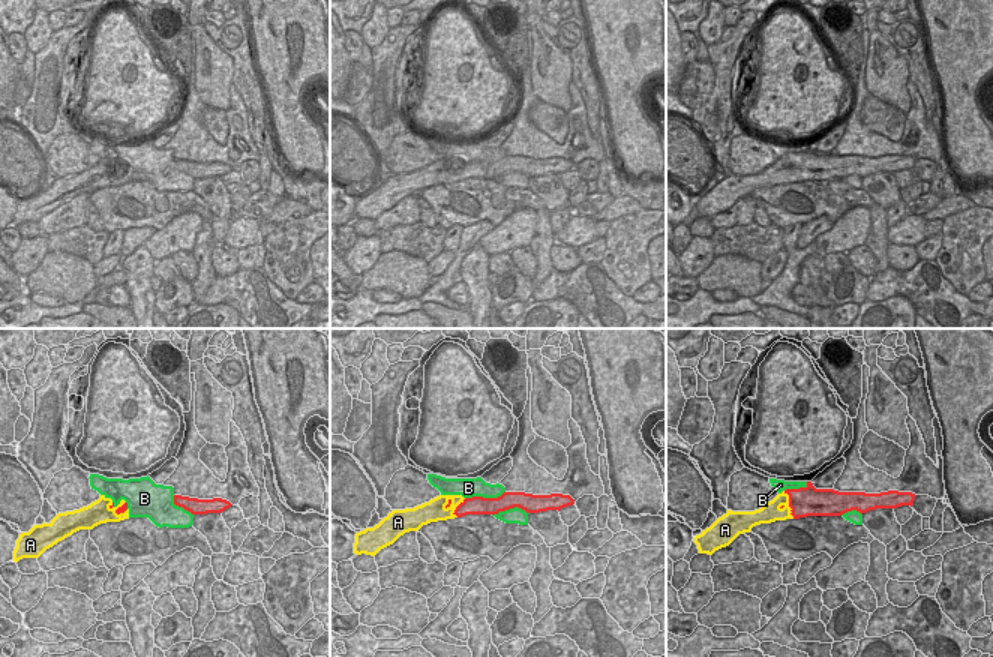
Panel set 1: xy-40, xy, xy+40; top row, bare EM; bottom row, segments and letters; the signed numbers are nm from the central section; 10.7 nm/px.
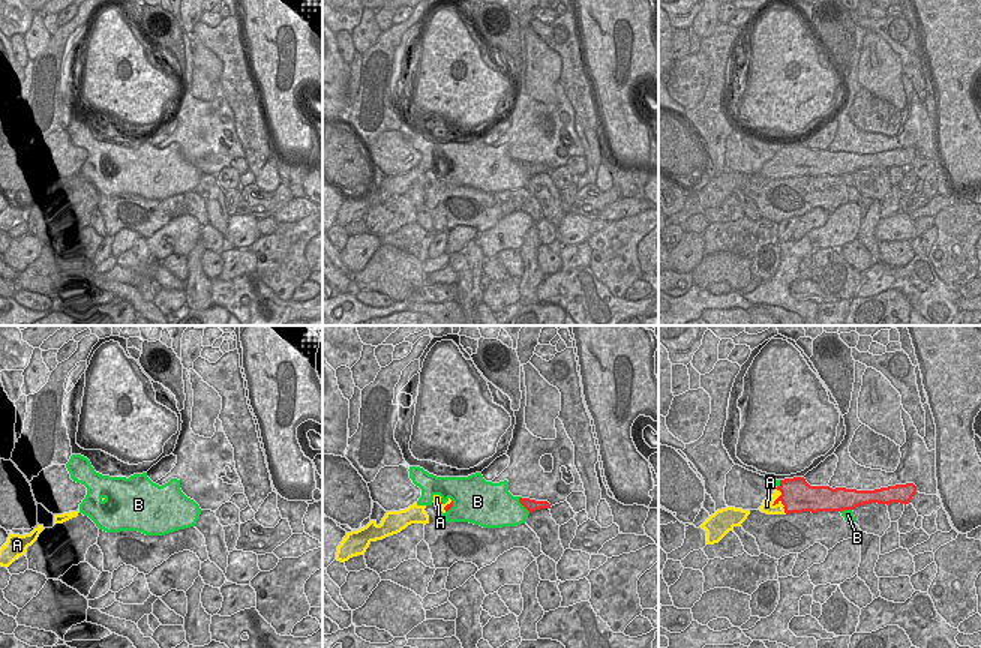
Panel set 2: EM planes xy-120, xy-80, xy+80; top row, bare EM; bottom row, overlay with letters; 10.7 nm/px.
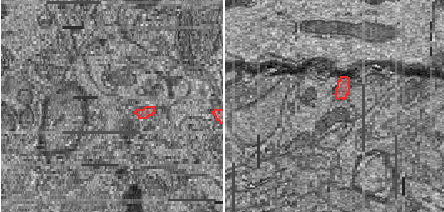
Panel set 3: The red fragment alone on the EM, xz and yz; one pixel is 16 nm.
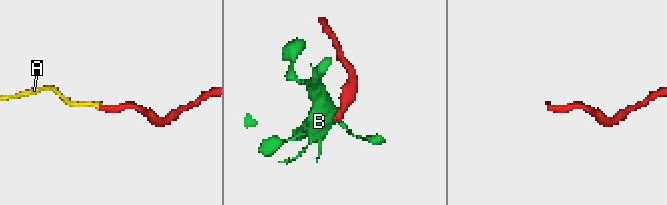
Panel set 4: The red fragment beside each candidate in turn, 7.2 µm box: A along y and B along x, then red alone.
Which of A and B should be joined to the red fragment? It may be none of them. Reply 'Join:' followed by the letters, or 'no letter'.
Join: A.

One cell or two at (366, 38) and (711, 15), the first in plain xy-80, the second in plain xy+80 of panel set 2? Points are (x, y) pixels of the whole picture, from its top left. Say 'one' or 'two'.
one

